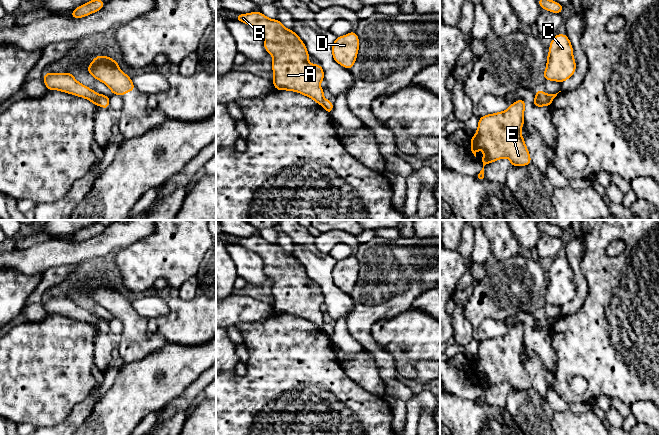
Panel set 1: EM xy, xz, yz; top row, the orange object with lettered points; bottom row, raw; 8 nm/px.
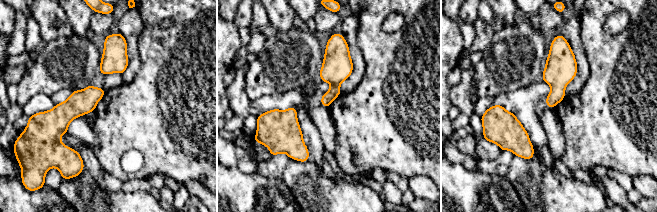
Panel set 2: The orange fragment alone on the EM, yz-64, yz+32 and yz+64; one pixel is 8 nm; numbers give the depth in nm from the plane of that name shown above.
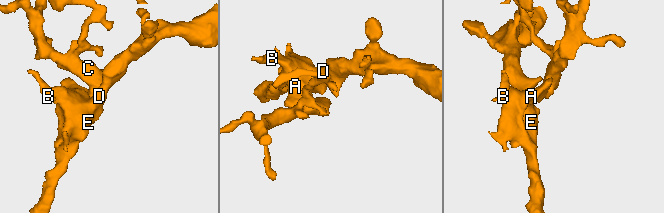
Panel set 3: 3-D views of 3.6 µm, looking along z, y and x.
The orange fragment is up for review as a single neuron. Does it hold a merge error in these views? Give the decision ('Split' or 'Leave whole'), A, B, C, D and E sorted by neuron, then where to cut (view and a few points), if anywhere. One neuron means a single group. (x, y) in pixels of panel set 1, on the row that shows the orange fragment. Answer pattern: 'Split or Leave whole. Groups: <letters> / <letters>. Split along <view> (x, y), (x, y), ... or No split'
Split. Groups: A B D E / C. Split along xy (99, 94), (97, 105)

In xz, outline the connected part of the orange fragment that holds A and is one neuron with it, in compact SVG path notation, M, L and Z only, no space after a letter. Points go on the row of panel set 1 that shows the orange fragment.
M260 11L240 13L236 19L257 28L263 35L264 48L273 56L273 85L277 90L298 92L322 104L325 100L320 83L324 81L323 67L311 64L306 45L280 20L266 17Z

